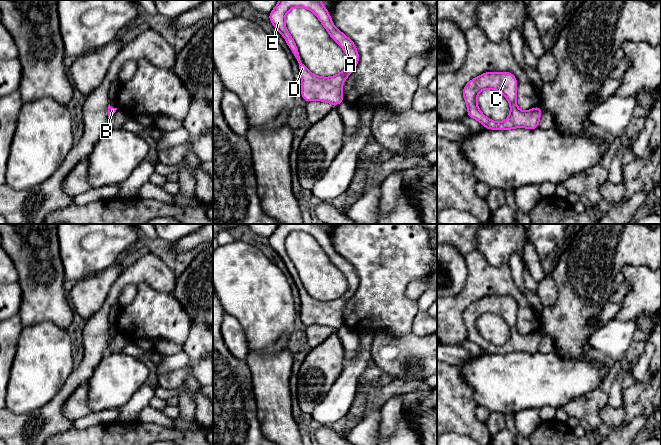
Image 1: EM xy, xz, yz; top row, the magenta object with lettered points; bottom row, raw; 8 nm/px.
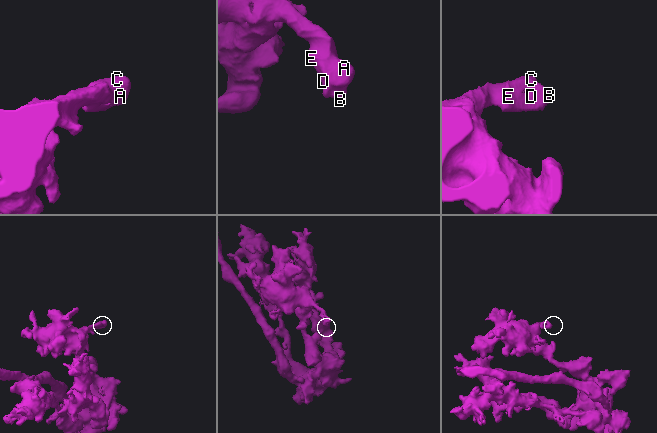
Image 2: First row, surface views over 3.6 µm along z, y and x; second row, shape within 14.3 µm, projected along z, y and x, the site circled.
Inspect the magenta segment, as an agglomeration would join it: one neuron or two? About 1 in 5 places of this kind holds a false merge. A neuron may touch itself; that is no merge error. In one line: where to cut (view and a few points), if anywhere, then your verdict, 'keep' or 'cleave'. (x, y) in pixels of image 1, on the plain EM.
no cut | keep

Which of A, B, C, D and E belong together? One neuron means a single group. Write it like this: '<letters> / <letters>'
A B C D E

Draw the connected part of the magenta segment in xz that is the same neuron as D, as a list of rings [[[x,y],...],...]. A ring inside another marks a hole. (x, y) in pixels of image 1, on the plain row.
[[[279,224],[275,232],[268,239],[272,249],[285,263],[299,290],[302,313],[301,321],[307,327],[312,324],[318,324],[337,330],[344,326],[342,309],[346,302],[355,294],[360,282],[355,267],[333,249],[331,239],[322,225]],[[296,231],[307,232],[312,235],[327,254],[330,261],[344,274],[348,287],[341,297],[332,301],[321,301],[311,297],[306,289],[301,287],[298,271],[285,249],[286,238]]]

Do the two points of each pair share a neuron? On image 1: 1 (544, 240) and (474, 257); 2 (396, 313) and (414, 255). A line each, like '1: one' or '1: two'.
1: two
2: one

